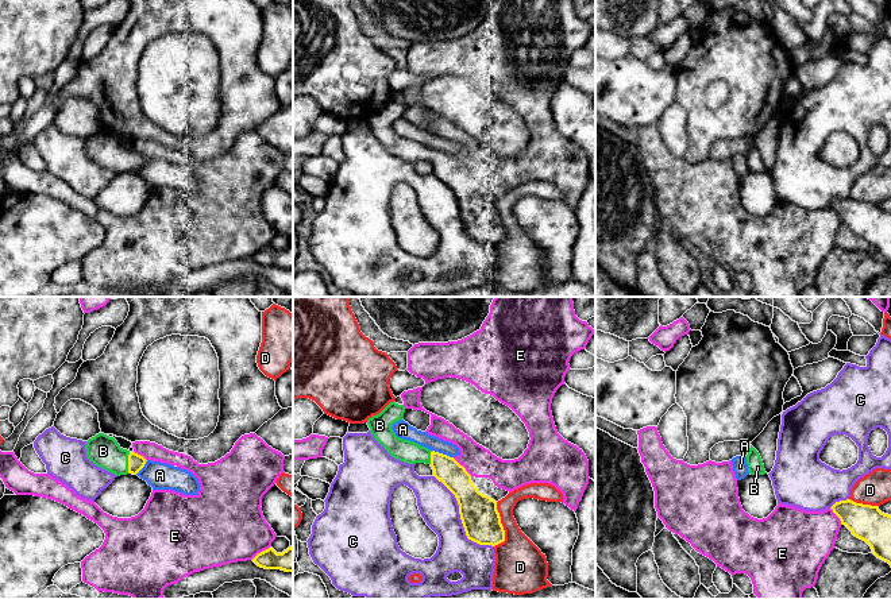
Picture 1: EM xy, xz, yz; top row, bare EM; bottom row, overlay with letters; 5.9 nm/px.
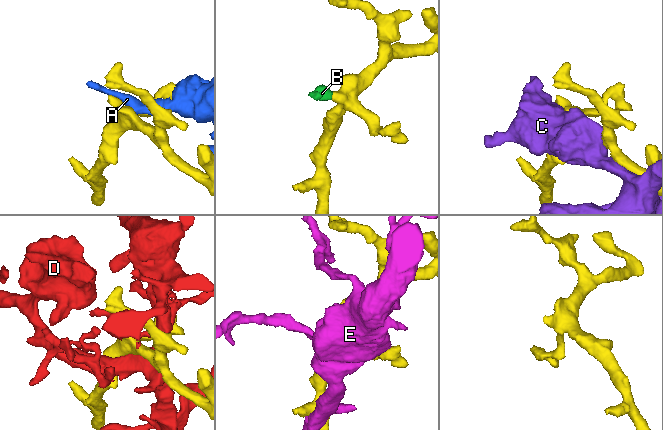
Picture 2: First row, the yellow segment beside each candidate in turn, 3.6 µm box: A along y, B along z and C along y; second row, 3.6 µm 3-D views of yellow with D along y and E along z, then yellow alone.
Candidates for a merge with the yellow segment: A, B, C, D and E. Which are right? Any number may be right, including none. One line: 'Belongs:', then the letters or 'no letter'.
Belongs: B

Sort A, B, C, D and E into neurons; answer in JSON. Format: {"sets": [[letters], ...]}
{"sets": [["A"], ["B"], ["C"], ["D"], ["E"]]}

